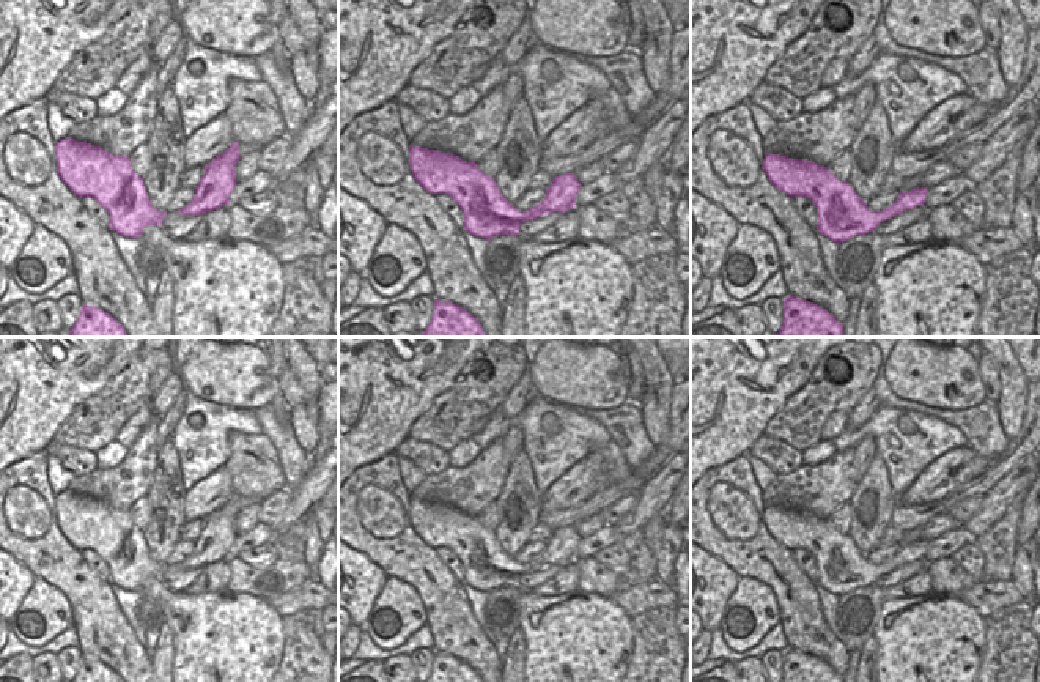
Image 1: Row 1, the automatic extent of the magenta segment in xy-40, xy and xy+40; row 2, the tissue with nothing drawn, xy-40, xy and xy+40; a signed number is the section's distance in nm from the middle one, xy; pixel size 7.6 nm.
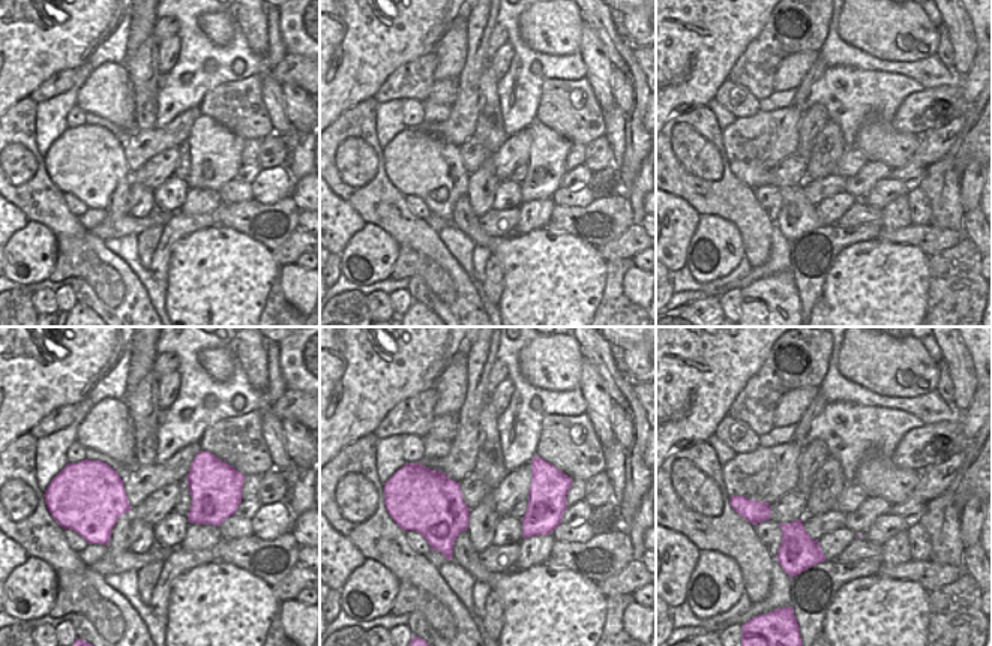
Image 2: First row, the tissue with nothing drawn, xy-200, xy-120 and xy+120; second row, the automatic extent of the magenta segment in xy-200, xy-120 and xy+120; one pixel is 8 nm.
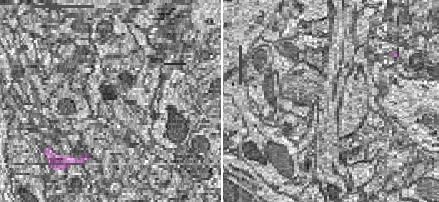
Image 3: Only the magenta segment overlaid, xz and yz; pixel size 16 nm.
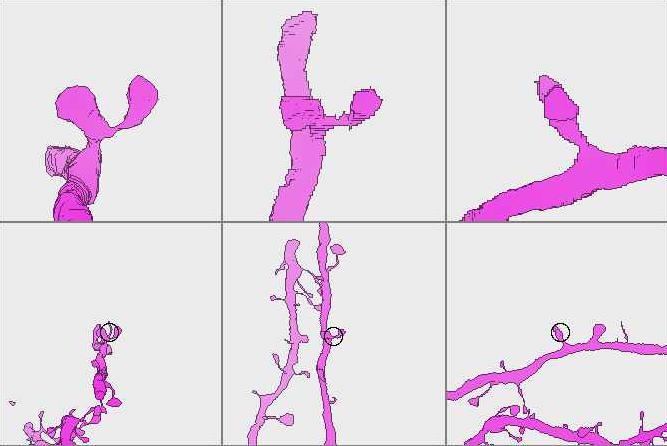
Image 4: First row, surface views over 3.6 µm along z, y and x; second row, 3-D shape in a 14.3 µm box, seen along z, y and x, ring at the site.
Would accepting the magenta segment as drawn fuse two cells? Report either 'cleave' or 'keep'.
keep

